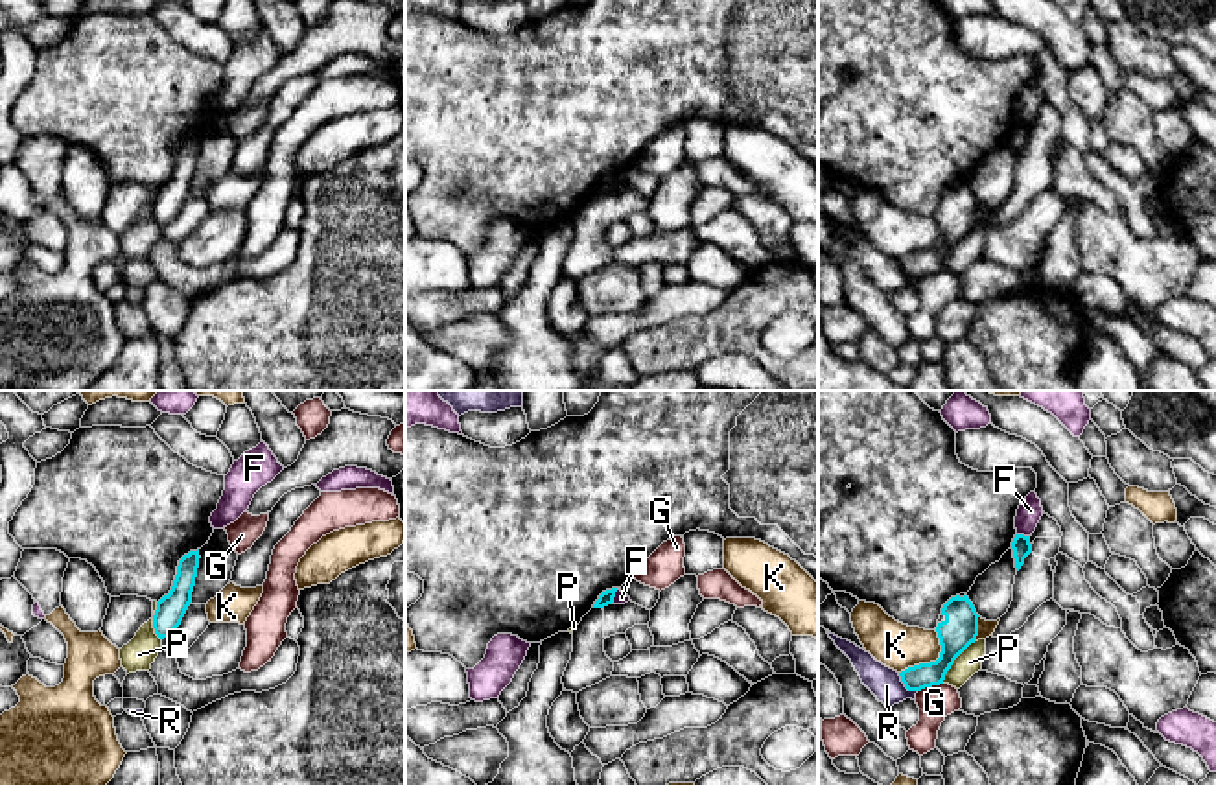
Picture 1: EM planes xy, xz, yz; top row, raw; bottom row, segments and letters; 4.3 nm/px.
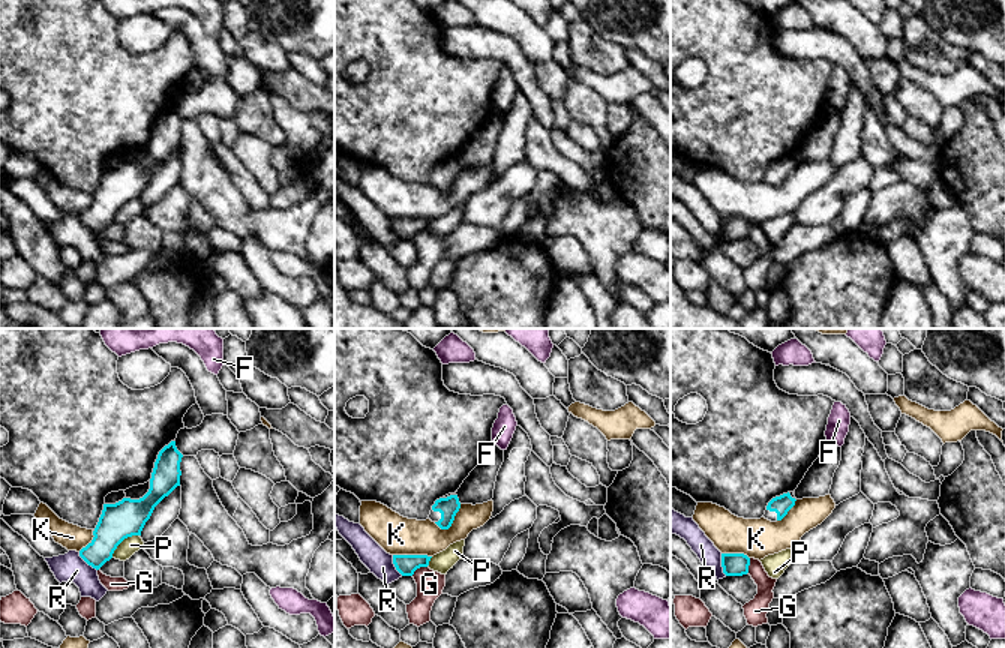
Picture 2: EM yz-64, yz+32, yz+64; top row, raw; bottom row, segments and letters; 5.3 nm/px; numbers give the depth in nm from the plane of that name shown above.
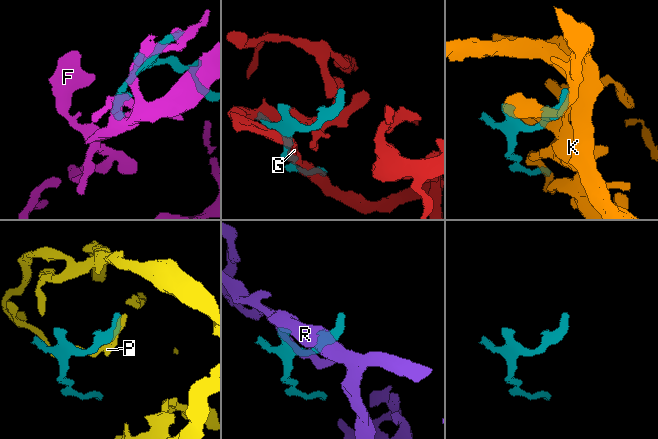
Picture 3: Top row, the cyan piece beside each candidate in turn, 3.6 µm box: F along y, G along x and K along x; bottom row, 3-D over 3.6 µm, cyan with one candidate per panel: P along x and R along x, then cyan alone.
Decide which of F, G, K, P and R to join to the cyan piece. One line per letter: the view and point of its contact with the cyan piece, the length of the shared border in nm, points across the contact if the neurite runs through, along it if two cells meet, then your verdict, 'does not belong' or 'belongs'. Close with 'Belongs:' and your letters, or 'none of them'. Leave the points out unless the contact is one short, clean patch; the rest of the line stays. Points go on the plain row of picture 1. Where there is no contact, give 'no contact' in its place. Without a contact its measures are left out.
F: yz (1023, 122) | 60 nm | along yz (1017, 120), (1028, 124) | does not belong
G: yz (929, 273) | 120 nm | does not belong
K: yz (931, 249) | 260 nm | does not belong
P: yz (953, 249) | 240 nm | does not belong
R: yz (905, 273) | 120 nm | does not belong
Belongs: none of them

